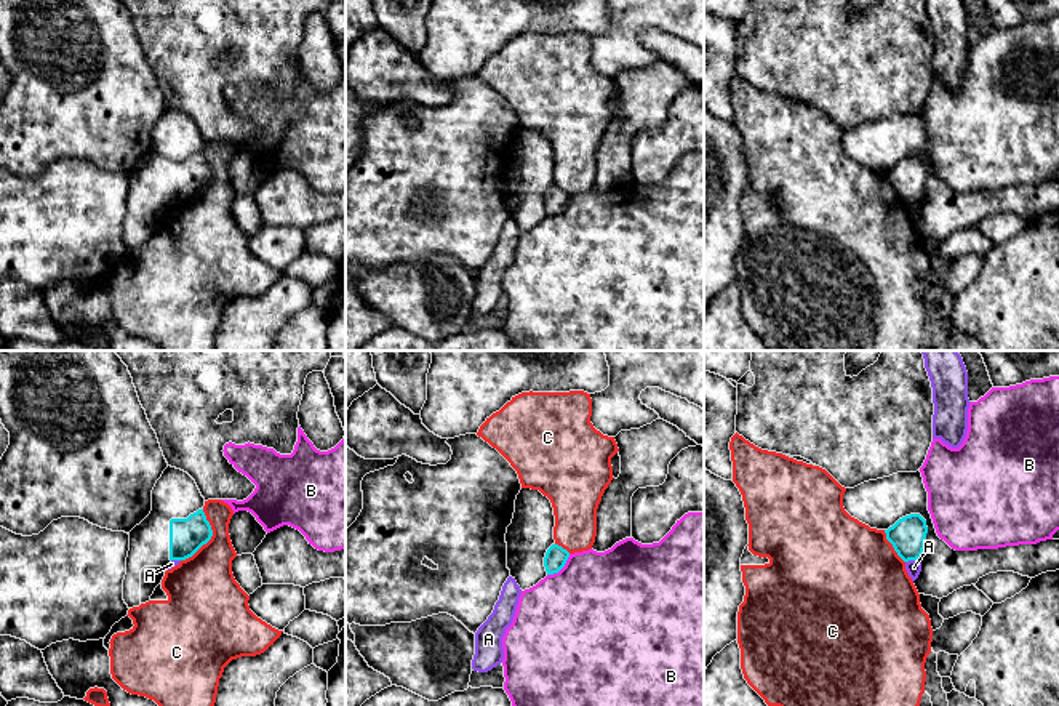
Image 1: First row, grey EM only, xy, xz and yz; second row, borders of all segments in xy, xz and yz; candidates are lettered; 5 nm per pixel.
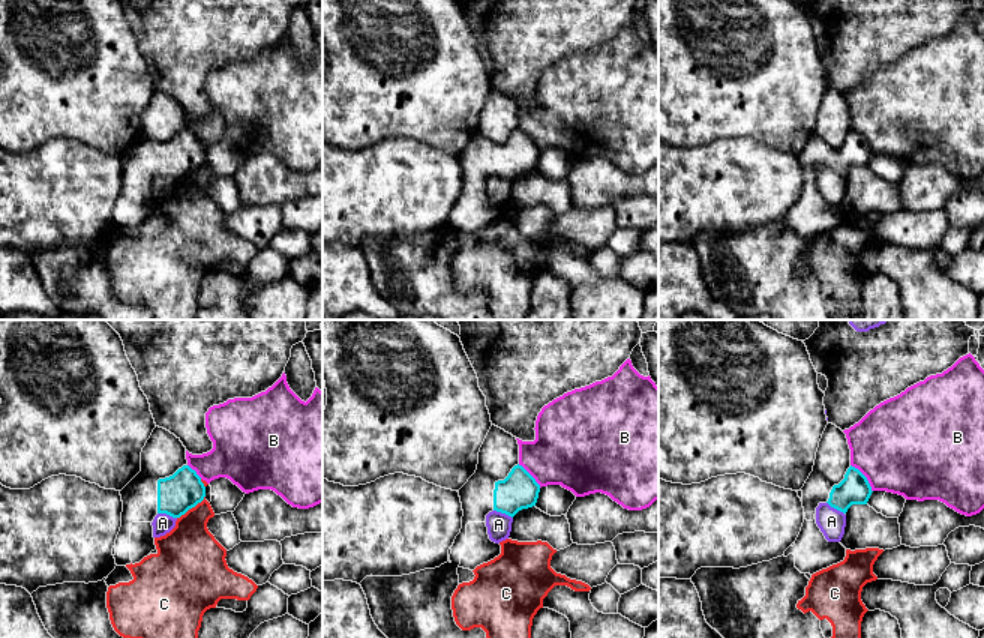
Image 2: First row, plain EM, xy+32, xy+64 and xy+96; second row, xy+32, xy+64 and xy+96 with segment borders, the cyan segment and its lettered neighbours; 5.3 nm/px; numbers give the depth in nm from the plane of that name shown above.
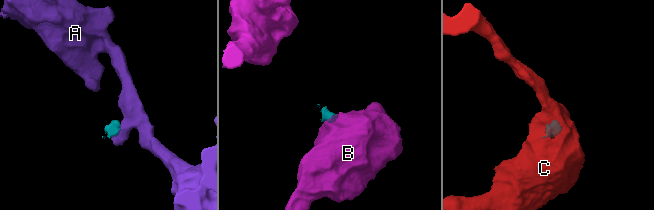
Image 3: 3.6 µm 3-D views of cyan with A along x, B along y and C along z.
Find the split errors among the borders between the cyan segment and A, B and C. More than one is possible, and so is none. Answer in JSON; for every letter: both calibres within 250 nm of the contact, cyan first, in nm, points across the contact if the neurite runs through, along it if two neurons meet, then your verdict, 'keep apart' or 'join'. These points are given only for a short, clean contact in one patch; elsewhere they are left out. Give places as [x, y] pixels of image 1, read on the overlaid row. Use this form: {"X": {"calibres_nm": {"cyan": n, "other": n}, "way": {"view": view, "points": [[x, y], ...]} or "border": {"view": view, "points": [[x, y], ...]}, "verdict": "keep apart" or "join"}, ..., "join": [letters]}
{"A": {"calibres_nm": {"cyan": 180, "other": 80}, "border": {"view": "yz", "points": [[919, 557], [906, 562]]}, "verdict": "keep apart"}, "B": {"calibres_nm": {"cyan": 110, "other": 500}, "border": {"view": "xz", "points": [[570, 554], [557, 572], [547, 575]]}, "verdict": "keep apart"}, "C": {"calibres_nm": {"cyan": 180, "other": 320}, "border": {"view": "xy", "points": [[203, 509], [211, 537], [181, 561]]}, "verdict": "keep apart"}, "join": []}

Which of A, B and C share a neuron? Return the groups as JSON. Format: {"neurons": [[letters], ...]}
{"neurons": [["A"], ["B"], ["C"]]}

